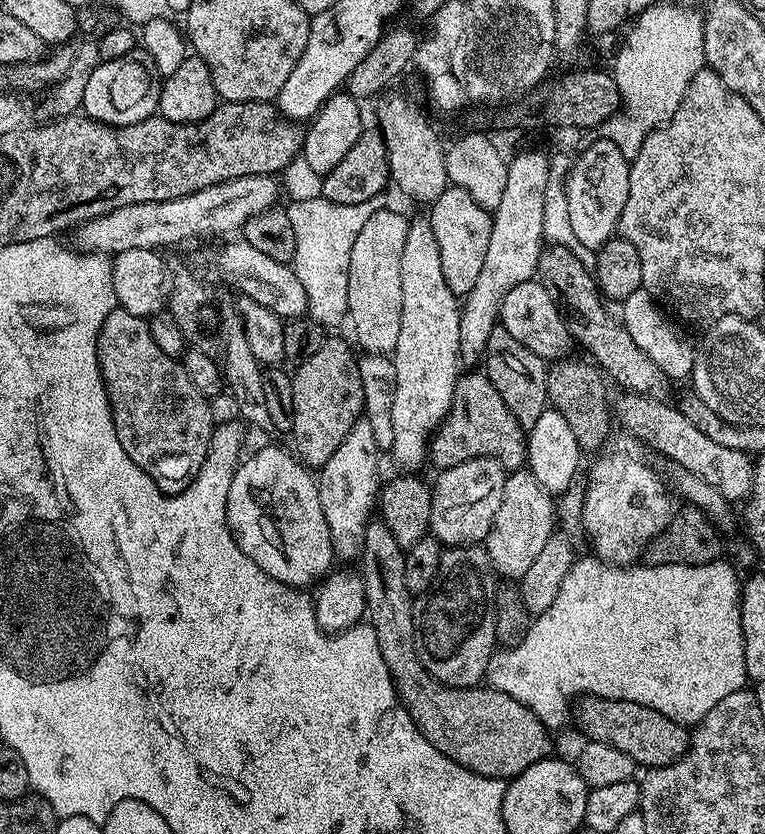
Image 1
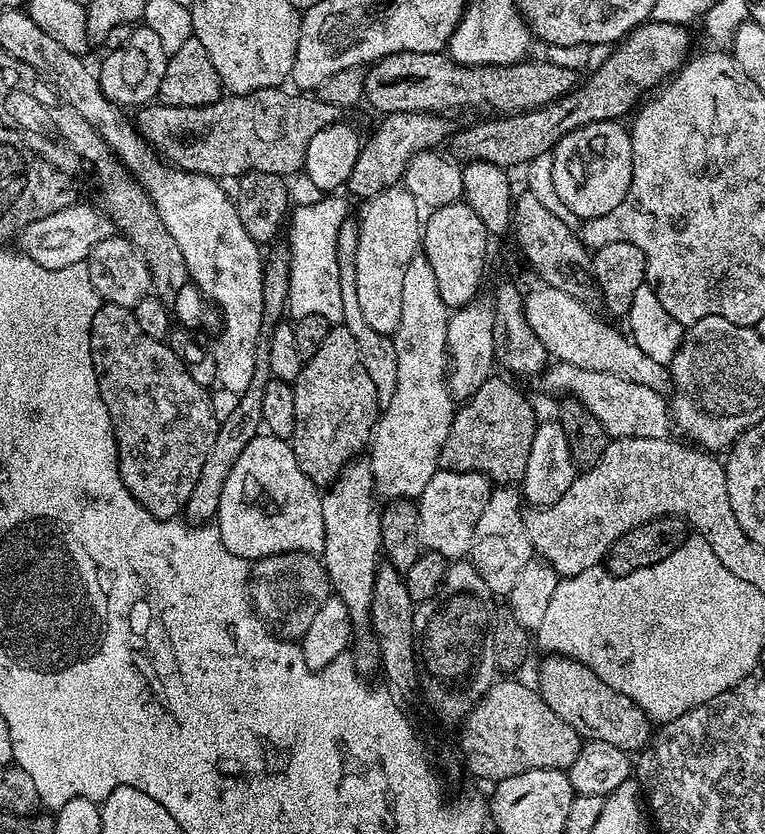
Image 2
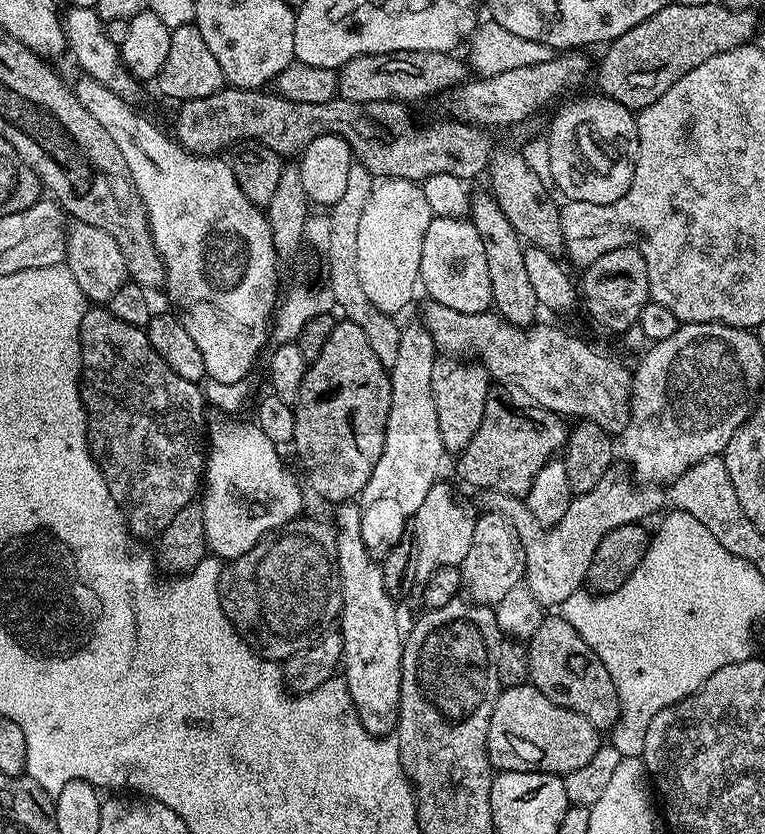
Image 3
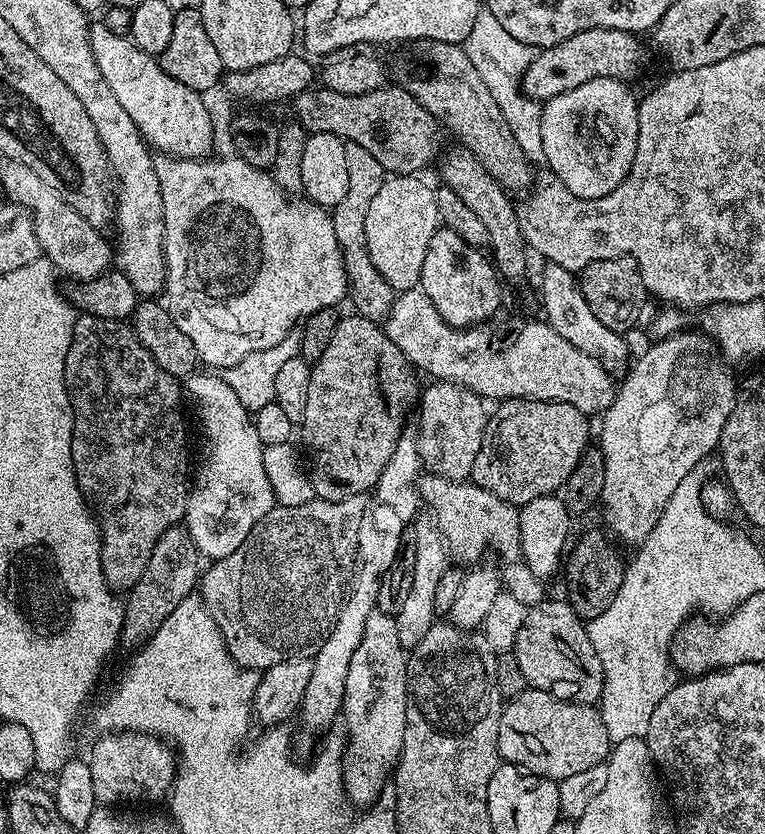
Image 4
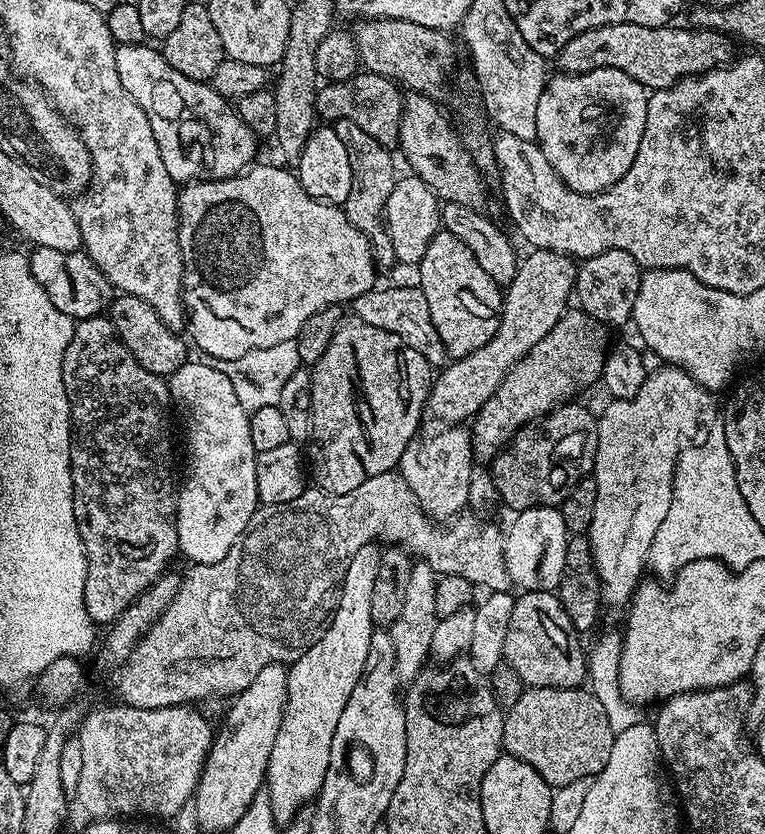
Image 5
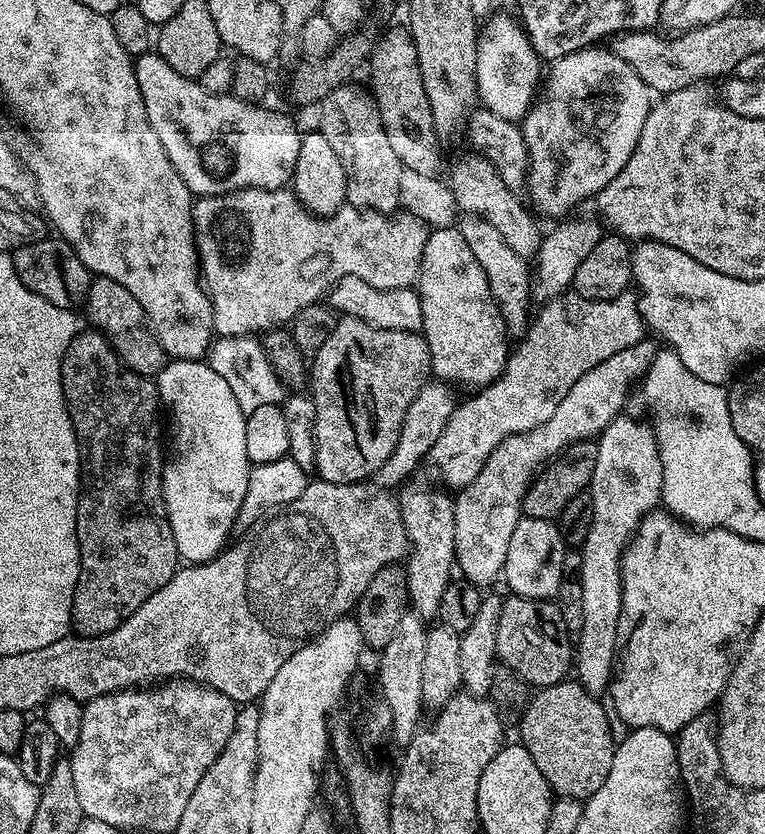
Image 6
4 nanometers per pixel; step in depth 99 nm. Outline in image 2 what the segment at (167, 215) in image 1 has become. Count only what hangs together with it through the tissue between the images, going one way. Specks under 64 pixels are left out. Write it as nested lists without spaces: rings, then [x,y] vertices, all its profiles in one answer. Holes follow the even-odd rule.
[[[77,202],[54,214],[46,214],[46,218],[38,218],[38,222],[30,222],[30,226],[19,229],[18,248],[25,256],[38,262],[38,266],[46,266],[46,270],[62,270],[66,266],[84,264],[90,250],[94,250],[98,242],[112,235],[114,225],[99,207],[91,208],[88,204]]]

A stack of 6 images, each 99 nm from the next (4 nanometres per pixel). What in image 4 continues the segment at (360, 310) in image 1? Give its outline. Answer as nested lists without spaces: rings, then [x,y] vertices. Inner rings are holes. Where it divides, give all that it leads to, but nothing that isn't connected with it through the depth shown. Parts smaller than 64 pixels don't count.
[[[419,175],[397,176],[385,179],[382,190],[374,194],[370,211],[366,214],[366,246],[374,270],[399,294],[417,287],[420,282],[422,262],[426,262],[426,250],[430,238],[441,227],[438,202],[433,185],[423,184]]]

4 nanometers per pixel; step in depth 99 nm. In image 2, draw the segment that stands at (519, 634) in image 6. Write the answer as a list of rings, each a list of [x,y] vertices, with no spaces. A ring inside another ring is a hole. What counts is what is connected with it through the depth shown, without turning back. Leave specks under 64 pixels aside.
[[[548,654],[540,664],[538,691],[546,706],[562,718],[584,740],[610,742],[629,754],[639,753],[648,747],[653,735],[654,724],[648,716],[626,694],[606,686],[590,666],[571,656]]]

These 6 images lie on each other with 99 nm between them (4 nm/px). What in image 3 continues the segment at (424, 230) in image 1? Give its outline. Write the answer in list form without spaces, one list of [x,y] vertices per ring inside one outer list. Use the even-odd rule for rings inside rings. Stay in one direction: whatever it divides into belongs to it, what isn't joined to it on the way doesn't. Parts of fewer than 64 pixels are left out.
[[[423,323],[404,324],[398,338],[398,359],[390,369],[392,385],[390,386],[390,414],[386,418],[382,456],[374,465],[370,482],[360,491],[358,503],[362,514],[362,542],[366,542],[369,552],[383,554],[405,539],[406,529],[415,516],[418,506],[426,499],[430,486],[438,482],[440,463],[446,459],[442,434],[438,430],[438,410],[434,410],[434,394],[430,390],[430,370],[438,358],[436,343],[430,338]]]

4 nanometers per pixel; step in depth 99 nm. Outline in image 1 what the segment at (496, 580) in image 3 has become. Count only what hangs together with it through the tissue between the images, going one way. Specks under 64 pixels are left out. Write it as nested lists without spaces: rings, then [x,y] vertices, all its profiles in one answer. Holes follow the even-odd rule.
[[[527,467],[509,471],[502,486],[502,504],[494,514],[494,522],[488,531],[482,547],[488,552],[493,573],[508,582],[518,582],[530,570],[534,558],[542,551],[542,546],[554,534],[552,527],[558,524],[558,508],[553,493],[542,490]]]

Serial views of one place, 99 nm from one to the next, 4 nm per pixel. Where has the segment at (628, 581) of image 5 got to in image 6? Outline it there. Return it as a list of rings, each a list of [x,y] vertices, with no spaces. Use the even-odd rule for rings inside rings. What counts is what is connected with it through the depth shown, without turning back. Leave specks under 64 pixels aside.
[[[625,414],[616,416],[610,422],[610,426],[606,426],[606,430],[601,432],[595,441],[598,450],[598,462],[594,462],[594,474],[592,475],[592,483],[590,485],[590,495],[592,498],[592,521],[590,522],[590,534],[586,534],[582,547],[579,549],[580,554],[580,571],[578,579],[582,586],[582,630],[578,633],[574,640],[574,676],[575,679],[588,692],[593,694],[607,693],[612,683],[612,674],[614,671],[614,661],[616,659],[616,639],[618,638],[618,618],[622,608],[622,578],[620,577],[620,558],[623,556],[628,544],[632,540],[636,528],[643,522],[645,516],[653,511],[661,503],[660,491],[662,490],[662,458],[660,457],[660,446],[656,442],[656,433],[651,427],[645,425],[645,421],[635,420]]]

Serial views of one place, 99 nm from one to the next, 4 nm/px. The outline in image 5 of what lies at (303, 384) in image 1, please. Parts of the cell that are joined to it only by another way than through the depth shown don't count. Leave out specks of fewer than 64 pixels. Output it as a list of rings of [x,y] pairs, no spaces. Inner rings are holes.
[[[348,314],[340,321],[338,330],[334,330],[330,346],[326,346],[322,358],[311,369],[311,374],[310,476],[316,479],[313,480],[315,487],[330,494],[350,494],[350,490],[362,486],[366,478],[393,471],[399,465],[406,446],[418,435],[420,412],[422,416],[428,391],[432,389],[433,365],[428,364],[426,358],[414,350],[414,346],[406,346],[398,334],[378,330],[378,326],[370,326],[370,322],[362,322],[362,318]]]

